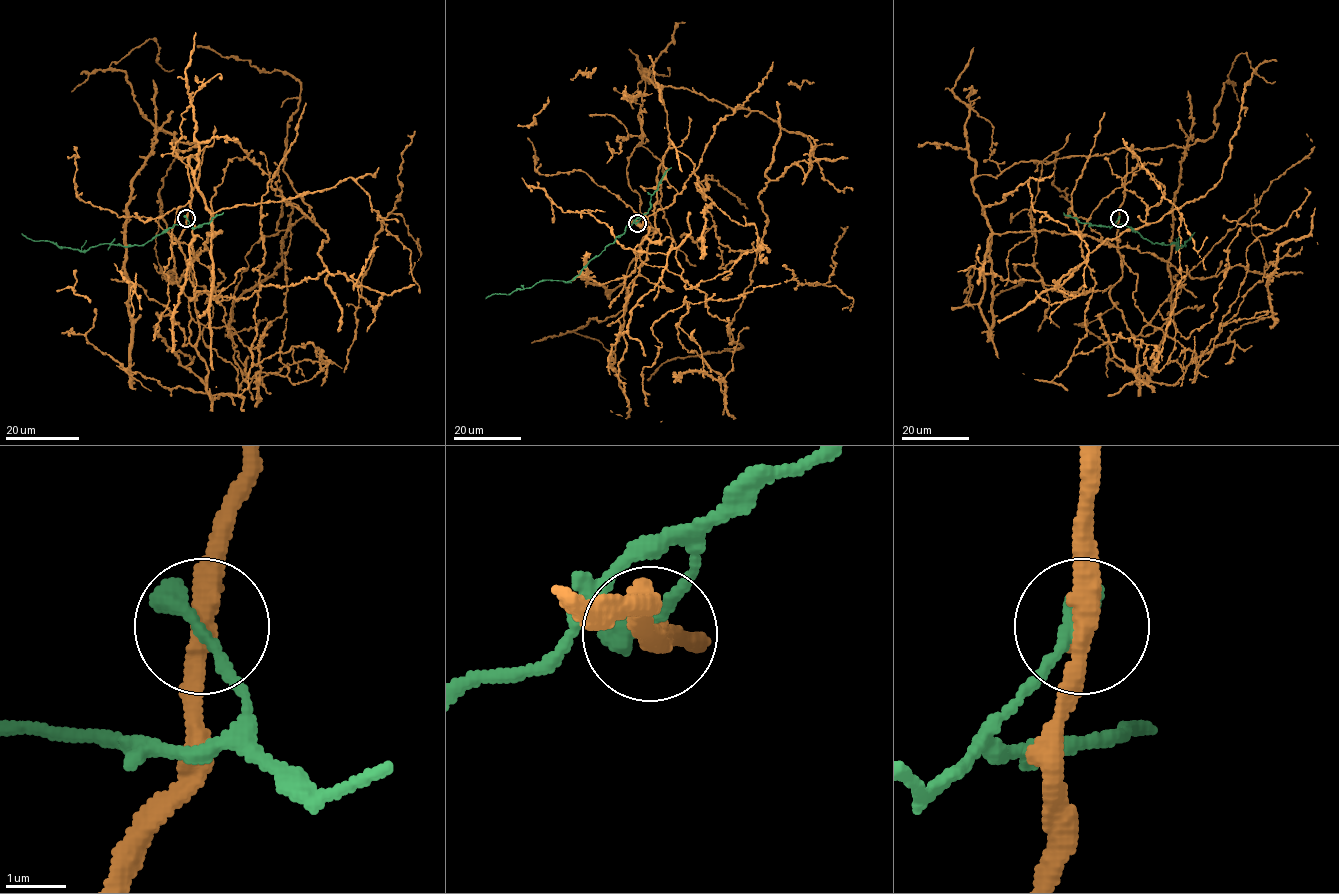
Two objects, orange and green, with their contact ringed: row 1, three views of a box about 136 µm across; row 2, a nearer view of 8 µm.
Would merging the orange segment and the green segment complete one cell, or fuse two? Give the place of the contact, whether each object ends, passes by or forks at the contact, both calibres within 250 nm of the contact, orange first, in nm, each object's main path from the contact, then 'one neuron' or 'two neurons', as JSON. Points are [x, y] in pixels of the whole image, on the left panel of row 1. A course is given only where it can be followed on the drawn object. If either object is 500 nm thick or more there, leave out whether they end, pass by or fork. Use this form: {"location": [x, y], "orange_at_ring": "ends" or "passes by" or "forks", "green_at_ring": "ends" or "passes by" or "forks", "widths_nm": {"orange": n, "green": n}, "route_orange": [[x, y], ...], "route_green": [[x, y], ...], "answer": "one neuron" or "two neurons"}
{"location": [186, 218], "orange_at_ring": "passes by", "green_at_ring": "ends", "widths_nm": {"orange": 360, "green": 400}, "route_orange": [[187, 218], [192, 345], [177, 278], [221, 232], [175, 152], [204, 142], [110, 65], [153, 39], [174, 69]], "route_green": [[187, 218], [188, 225], [175, 224], [144, 244], [125, 247], [100, 243], [79, 251], [33, 241], [22, 233]], "answer": "two neurons"}

